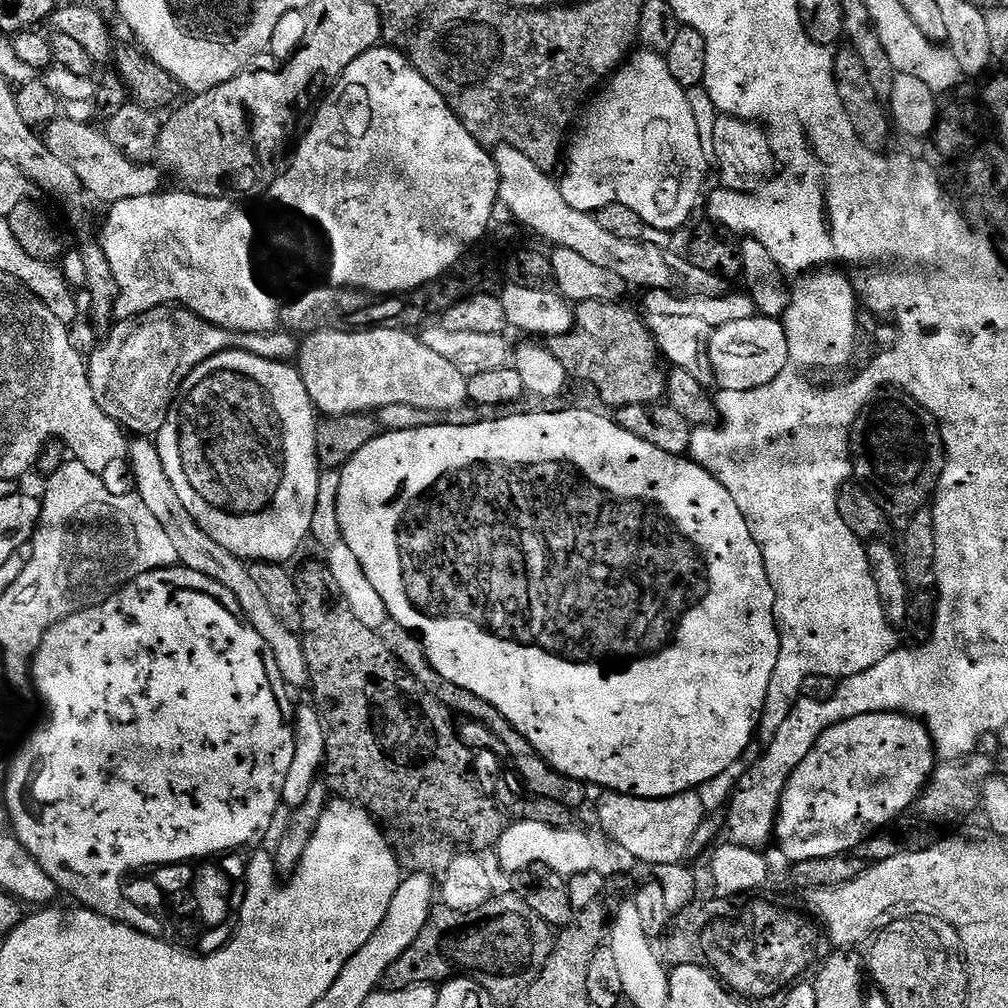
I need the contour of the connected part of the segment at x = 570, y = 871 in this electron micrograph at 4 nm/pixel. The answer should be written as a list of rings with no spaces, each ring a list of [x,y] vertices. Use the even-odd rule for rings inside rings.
[[[517,819],[509,823],[500,835],[499,844],[494,852],[500,855],[500,864],[509,874],[515,874],[529,868],[531,864],[545,864],[550,866],[558,875],[570,877],[574,874],[591,872],[597,867],[596,844],[584,832],[572,832],[571,827],[553,828],[550,824],[530,822]],[[516,823],[516,824],[512,824]]]

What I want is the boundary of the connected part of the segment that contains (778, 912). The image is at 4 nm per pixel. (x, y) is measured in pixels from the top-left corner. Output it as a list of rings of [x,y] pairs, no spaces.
[[[697,898],[681,912],[675,913],[668,931],[662,937],[662,959],[665,965],[696,964],[707,968],[713,976],[719,978],[737,997],[745,1001],[756,1000],[760,988],[768,996],[783,997],[805,978],[811,977],[824,962],[826,952],[816,952],[818,934],[821,925],[815,919],[807,920],[804,916],[795,916],[768,900],[748,900],[752,898],[717,898],[703,900]]]

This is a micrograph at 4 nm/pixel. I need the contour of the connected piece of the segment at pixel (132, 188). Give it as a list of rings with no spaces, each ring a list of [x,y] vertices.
[[[57,118],[43,129],[42,135],[46,146],[60,161],[66,162],[74,170],[74,174],[78,174],[78,178],[82,182],[85,193],[89,197],[92,196],[96,200],[101,200],[104,206],[111,206],[118,203],[119,200],[126,198],[146,198],[153,196],[156,192],[161,191],[160,176],[162,172],[155,163],[141,162],[131,160],[128,153],[123,148],[114,146],[114,142],[110,142],[107,131],[96,129],[92,124],[83,124],[82,122],[70,122],[63,118]]]

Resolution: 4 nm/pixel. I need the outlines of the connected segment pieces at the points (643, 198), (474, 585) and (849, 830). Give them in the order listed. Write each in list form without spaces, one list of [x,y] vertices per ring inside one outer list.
[[[651,50],[633,51],[628,59],[616,69],[611,79],[599,89],[595,99],[583,109],[578,120],[578,127],[566,148],[566,164],[567,160],[568,169],[564,172],[564,180],[559,181],[559,186],[562,196],[566,198],[566,202],[570,202],[574,210],[594,214],[602,206],[610,206],[610,202],[622,202],[622,206],[630,206],[630,210],[636,211],[638,218],[642,218],[649,229],[657,228],[660,232],[672,232],[675,228],[682,227],[691,218],[692,211],[695,210],[696,203],[700,200],[700,191],[704,188],[704,171],[707,170],[708,164],[710,168],[709,157],[702,150],[702,138],[698,134],[698,125],[694,122],[694,113],[690,110],[688,93],[681,84],[674,82],[674,74],[670,74],[667,59],[661,53]]]
[[[568,408],[568,409],[566,409],[566,410],[565,410],[565,412],[524,412],[524,413],[522,413],[522,414],[521,414],[521,416],[504,416],[504,415],[508,415],[508,414],[500,414],[500,415],[497,415],[497,416],[500,416],[500,417],[498,417],[498,418],[497,418],[497,420],[484,420],[484,421],[482,421],[482,422],[481,422],[481,424],[443,424],[443,422],[437,422],[437,423],[435,423],[435,424],[427,424],[427,425],[426,425],[426,426],[422,426],[422,427],[421,427],[421,428],[415,428],[415,429],[414,429],[414,430],[398,430],[398,431],[397,431],[397,432],[390,432],[390,431],[385,431],[385,432],[384,432],[384,433],[383,433],[383,434],[382,434],[382,435],[380,435],[380,436],[379,436],[379,437],[378,437],[378,438],[374,438],[374,442],[370,442],[370,446],[362,446],[362,450],[358,450],[358,454],[354,454],[354,458],[350,458],[350,462],[349,462],[349,463],[348,463],[348,464],[346,464],[346,465],[344,465],[344,467],[343,467],[343,468],[341,468],[341,469],[339,469],[339,472],[338,472],[338,476],[340,476],[340,485],[338,485],[338,486],[337,486],[337,488],[336,488],[336,520],[337,520],[337,522],[338,522],[338,523],[340,523],[340,536],[339,536],[339,539],[340,539],[340,540],[341,540],[341,541],[342,541],[342,542],[343,542],[343,543],[344,543],[344,544],[345,544],[345,545],[346,545],[346,546],[350,546],[350,550],[354,550],[354,554],[355,554],[355,555],[356,555],[356,557],[358,557],[358,562],[362,562],[362,570],[366,570],[366,578],[370,578],[370,582],[371,582],[371,584],[373,584],[373,585],[374,585],[374,590],[378,590],[378,594],[379,594],[379,596],[380,596],[380,597],[382,597],[382,602],[386,602],[386,610],[387,610],[387,611],[388,611],[388,615],[389,615],[389,617],[391,617],[391,619],[394,619],[394,620],[397,620],[397,621],[398,621],[398,622],[399,622],[399,623],[400,623],[400,624],[401,624],[401,625],[402,625],[402,626],[406,626],[406,630],[410,630],[410,631],[411,631],[411,632],[414,632],[414,633],[416,633],[416,635],[417,635],[417,636],[419,636],[419,638],[420,638],[420,643],[421,643],[421,644],[423,644],[423,645],[424,645],[424,654],[425,654],[425,656],[427,656],[427,658],[428,658],[428,660],[429,660],[429,661],[430,661],[430,662],[431,662],[431,664],[432,664],[432,665],[433,665],[433,666],[434,666],[434,670],[438,670],[438,674],[442,674],[442,678],[446,678],[446,682],[454,682],[454,686],[462,686],[462,690],[470,690],[470,694],[478,694],[478,698],[482,698],[482,699],[483,699],[483,700],[485,700],[485,701],[486,701],[486,702],[490,702],[490,706],[494,706],[494,710],[498,710],[498,711],[499,711],[499,712],[500,712],[500,713],[502,713],[502,715],[503,715],[503,716],[504,716],[504,717],[505,717],[505,718],[506,718],[506,719],[507,719],[507,720],[508,720],[508,721],[510,721],[510,723],[512,723],[512,725],[513,725],[513,726],[515,726],[515,728],[517,728],[517,730],[519,730],[519,731],[520,731],[520,733],[521,733],[521,734],[523,734],[523,735],[524,735],[524,737],[525,737],[525,738],[527,738],[527,740],[528,740],[528,741],[529,741],[529,742],[530,742],[530,746],[534,746],[534,750],[535,750],[535,751],[536,751],[536,752],[539,752],[539,753],[540,753],[540,755],[541,755],[541,756],[543,756],[543,757],[544,757],[544,759],[545,759],[545,760],[547,760],[547,762],[548,762],[548,765],[550,765],[550,766],[551,766],[551,767],[552,767],[552,768],[556,768],[556,769],[557,769],[557,770],[559,770],[559,771],[560,771],[560,772],[561,772],[561,773],[562,773],[562,774],[566,774],[566,775],[567,775],[567,776],[569,776],[569,777],[570,777],[570,778],[574,778],[574,779],[575,779],[575,780],[582,780],[582,781],[584,781],[584,783],[585,783],[585,784],[587,784],[587,785],[589,785],[589,786],[595,786],[595,784],[597,784],[597,786],[598,786],[598,787],[600,787],[600,790],[607,790],[607,791],[610,791],[610,792],[620,792],[620,793],[621,793],[621,794],[622,794],[622,795],[632,795],[632,796],[637,796],[637,797],[638,797],[638,798],[642,798],[642,799],[666,799],[666,798],[668,798],[668,797],[670,797],[670,796],[674,796],[674,795],[680,795],[680,794],[682,794],[682,793],[683,793],[683,792],[686,792],[686,791],[690,791],[690,790],[692,790],[692,789],[695,789],[695,790],[700,790],[700,789],[703,789],[703,787],[702,787],[702,786],[703,786],[703,784],[708,784],[708,783],[710,783],[710,782],[711,782],[711,780],[716,780],[716,779],[718,779],[718,778],[719,778],[719,776],[720,776],[720,775],[722,775],[722,774],[723,774],[723,772],[724,772],[724,771],[726,771],[726,770],[727,770],[727,768],[732,768],[732,767],[734,767],[734,766],[735,766],[735,764],[736,764],[736,763],[738,763],[738,762],[739,762],[739,760],[740,760],[740,759],[742,759],[742,758],[743,758],[743,756],[744,756],[744,751],[746,751],[746,750],[747,750],[747,748],[748,748],[748,747],[750,747],[750,746],[751,746],[751,744],[752,744],[752,736],[753,736],[753,740],[754,740],[754,737],[755,737],[755,736],[756,736],[756,735],[757,735],[757,732],[758,732],[758,729],[759,729],[759,727],[760,727],[760,716],[761,716],[761,715],[762,715],[762,713],[763,713],[763,712],[764,712],[764,703],[765,703],[765,702],[766,702],[766,692],[767,692],[767,691],[768,691],[768,690],[770,690],[770,678],[774,678],[774,670],[775,670],[775,669],[776,669],[776,667],[777,667],[777,666],[778,666],[778,654],[779,654],[779,653],[780,653],[780,631],[778,631],[778,630],[777,630],[777,629],[776,629],[776,595],[775,595],[775,594],[774,594],[774,590],[773,590],[773,589],[772,589],[772,587],[771,587],[771,586],[770,586],[770,578],[769,578],[769,577],[768,577],[768,575],[767,575],[767,574],[766,574],[766,566],[765,566],[765,565],[764,565],[764,559],[763,559],[763,558],[762,558],[762,550],[761,550],[761,549],[760,549],[760,547],[759,547],[759,546],[758,546],[758,542],[754,542],[754,534],[750,534],[750,526],[749,526],[749,525],[748,525],[748,523],[747,523],[747,522],[746,522],[746,518],[745,518],[745,517],[744,517],[744,515],[743,515],[743,514],[742,514],[742,510],[738,510],[738,502],[734,502],[734,498],[730,498],[730,490],[726,490],[726,486],[722,486],[722,482],[718,482],[718,481],[717,481],[717,480],[716,480],[716,479],[715,479],[715,478],[713,478],[713,477],[712,477],[712,476],[711,476],[711,474],[710,474],[710,473],[708,473],[708,471],[706,471],[706,470],[705,470],[705,469],[704,469],[704,467],[702,467],[702,465],[701,465],[701,464],[698,464],[698,463],[696,463],[696,461],[695,461],[695,460],[693,460],[693,459],[691,459],[691,458],[685,458],[685,457],[684,457],[684,456],[671,456],[671,455],[670,455],[670,454],[666,454],[666,453],[665,453],[665,452],[663,452],[663,451],[662,451],[662,450],[658,450],[658,446],[650,446],[650,442],[642,442],[642,438],[634,438],[634,434],[630,434],[630,433],[629,433],[629,432],[627,432],[627,431],[626,431],[626,430],[622,430],[622,429],[621,429],[621,428],[620,428],[620,427],[618,427],[618,426],[617,426],[617,424],[616,424],[616,421],[615,421],[615,419],[613,419],[613,417],[612,417],[612,416],[611,416],[611,415],[608,415],[608,416],[599,416],[599,414],[598,414],[598,413],[596,413],[596,412],[591,412],[591,410],[590,410],[590,409],[588,409],[588,408]]]
[[[875,712],[830,726],[786,782],[786,790],[780,799],[780,813],[776,816],[775,847],[780,847],[788,862],[851,853],[866,837],[903,817],[907,813],[904,811],[915,805],[937,763],[936,748],[928,727],[915,716]]]

